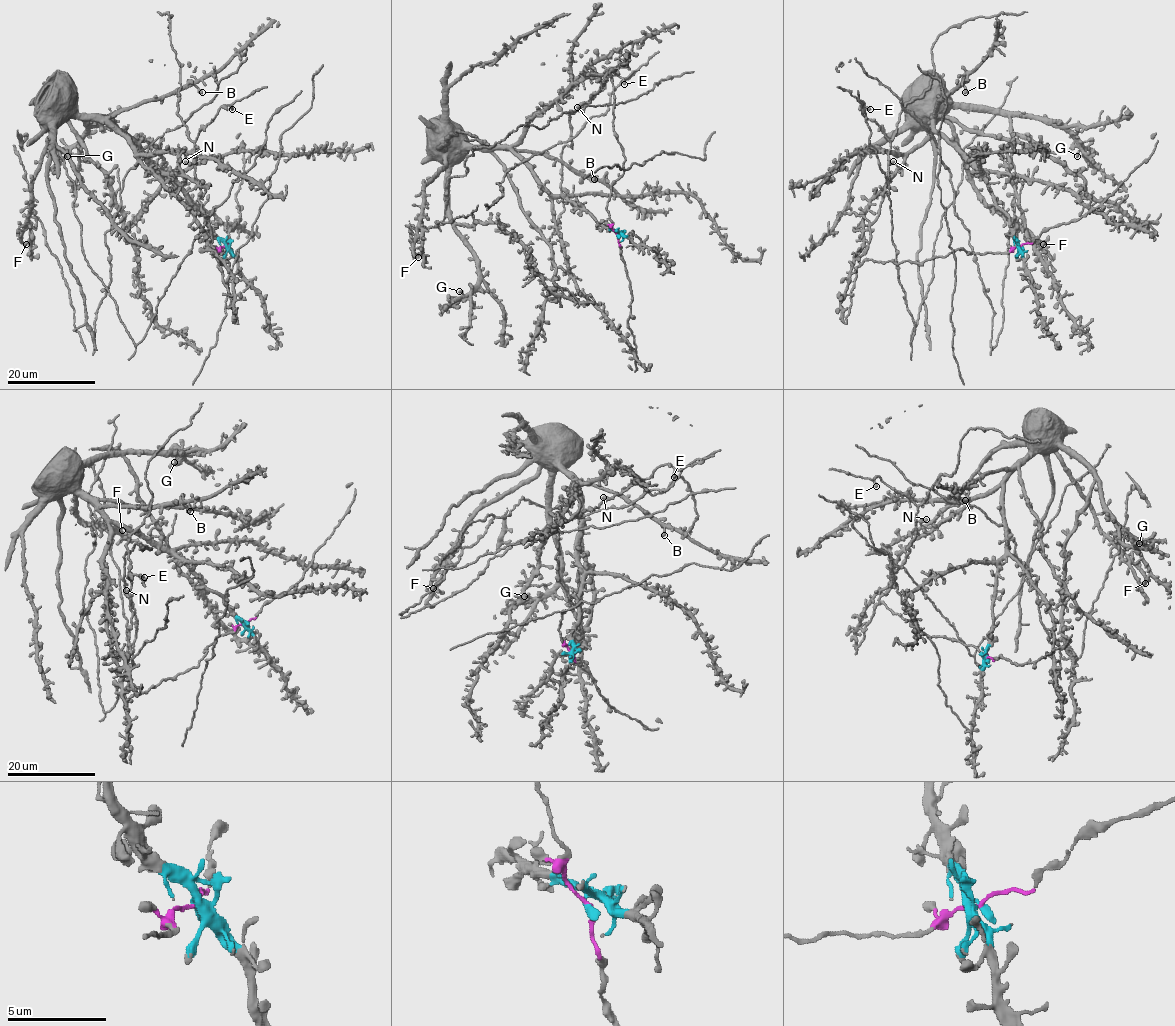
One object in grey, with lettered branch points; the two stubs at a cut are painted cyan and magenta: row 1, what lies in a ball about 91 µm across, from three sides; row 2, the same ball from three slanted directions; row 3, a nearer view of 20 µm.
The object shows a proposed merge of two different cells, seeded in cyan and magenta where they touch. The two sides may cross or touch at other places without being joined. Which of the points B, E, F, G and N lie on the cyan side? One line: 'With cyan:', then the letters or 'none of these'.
With cyan: B, F, G

